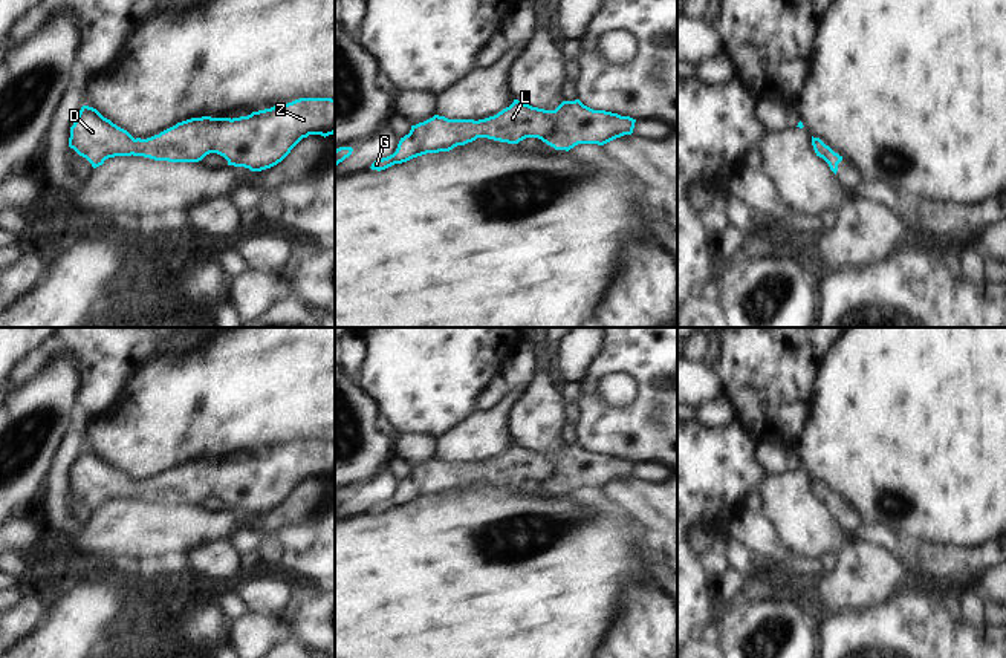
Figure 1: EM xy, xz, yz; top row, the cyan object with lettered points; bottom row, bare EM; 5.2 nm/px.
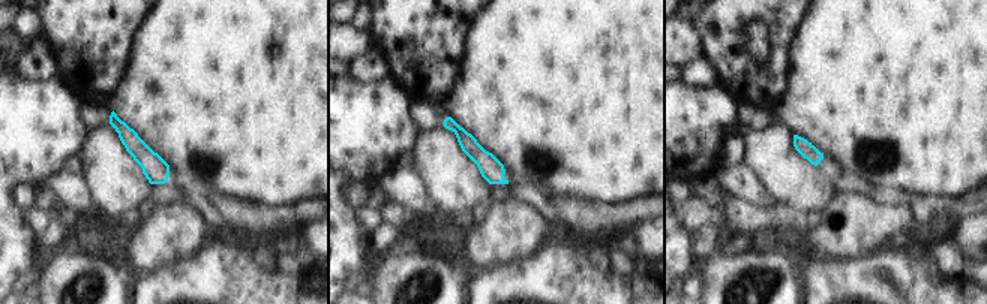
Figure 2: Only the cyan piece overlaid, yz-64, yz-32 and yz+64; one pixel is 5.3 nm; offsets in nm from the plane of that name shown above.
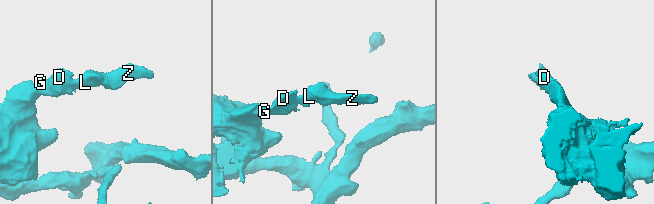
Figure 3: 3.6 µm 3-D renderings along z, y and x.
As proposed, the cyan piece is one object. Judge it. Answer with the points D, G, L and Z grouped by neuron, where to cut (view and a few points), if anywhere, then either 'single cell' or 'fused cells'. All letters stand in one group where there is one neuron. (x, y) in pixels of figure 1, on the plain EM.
groups D G L Z; cut none; single cell

